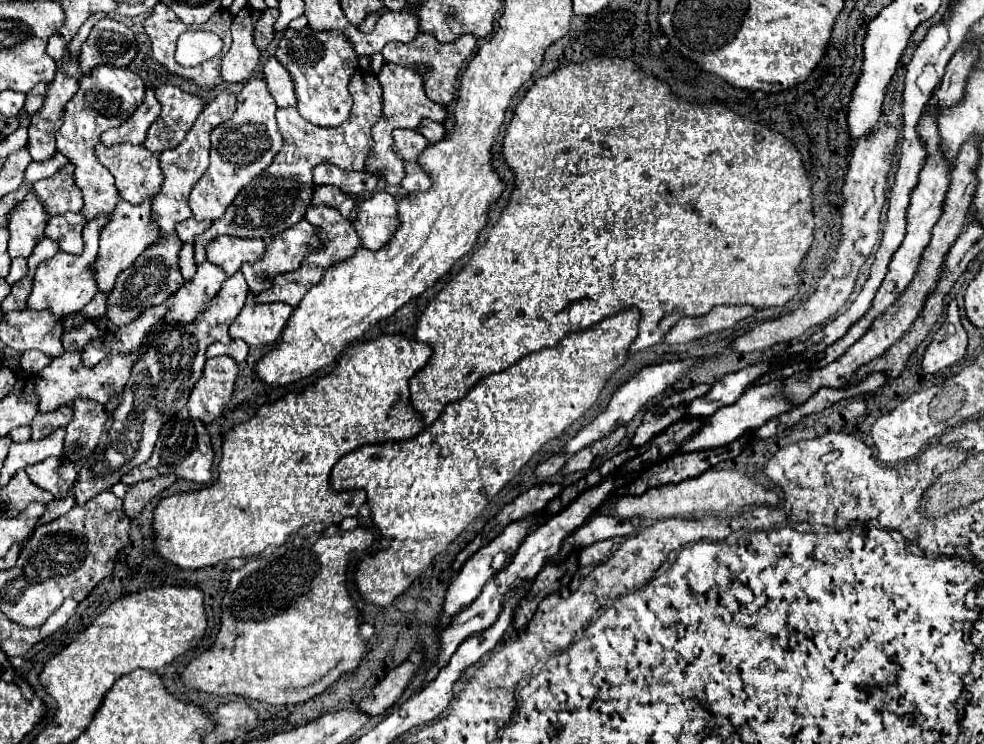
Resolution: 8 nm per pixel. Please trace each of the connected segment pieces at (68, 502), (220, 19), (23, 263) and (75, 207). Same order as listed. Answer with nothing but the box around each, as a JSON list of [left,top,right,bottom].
[[37,494,75,526],[191,8,231,46],[5,258,27,286],[33,162,83,216]]

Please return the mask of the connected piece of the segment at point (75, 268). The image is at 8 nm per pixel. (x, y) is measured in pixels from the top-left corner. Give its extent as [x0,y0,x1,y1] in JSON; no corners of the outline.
[29,214,107,318]

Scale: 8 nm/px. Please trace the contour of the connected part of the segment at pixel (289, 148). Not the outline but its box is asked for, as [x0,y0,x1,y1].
[195,70,381,264]

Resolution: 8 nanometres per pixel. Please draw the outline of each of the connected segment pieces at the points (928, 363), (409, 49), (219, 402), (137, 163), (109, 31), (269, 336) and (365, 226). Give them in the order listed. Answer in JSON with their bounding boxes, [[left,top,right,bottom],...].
[[921,300,967,372],[381,34,477,106],[187,356,237,422],[95,144,163,204],[79,18,137,74],[229,304,291,346],[355,192,397,250]]

